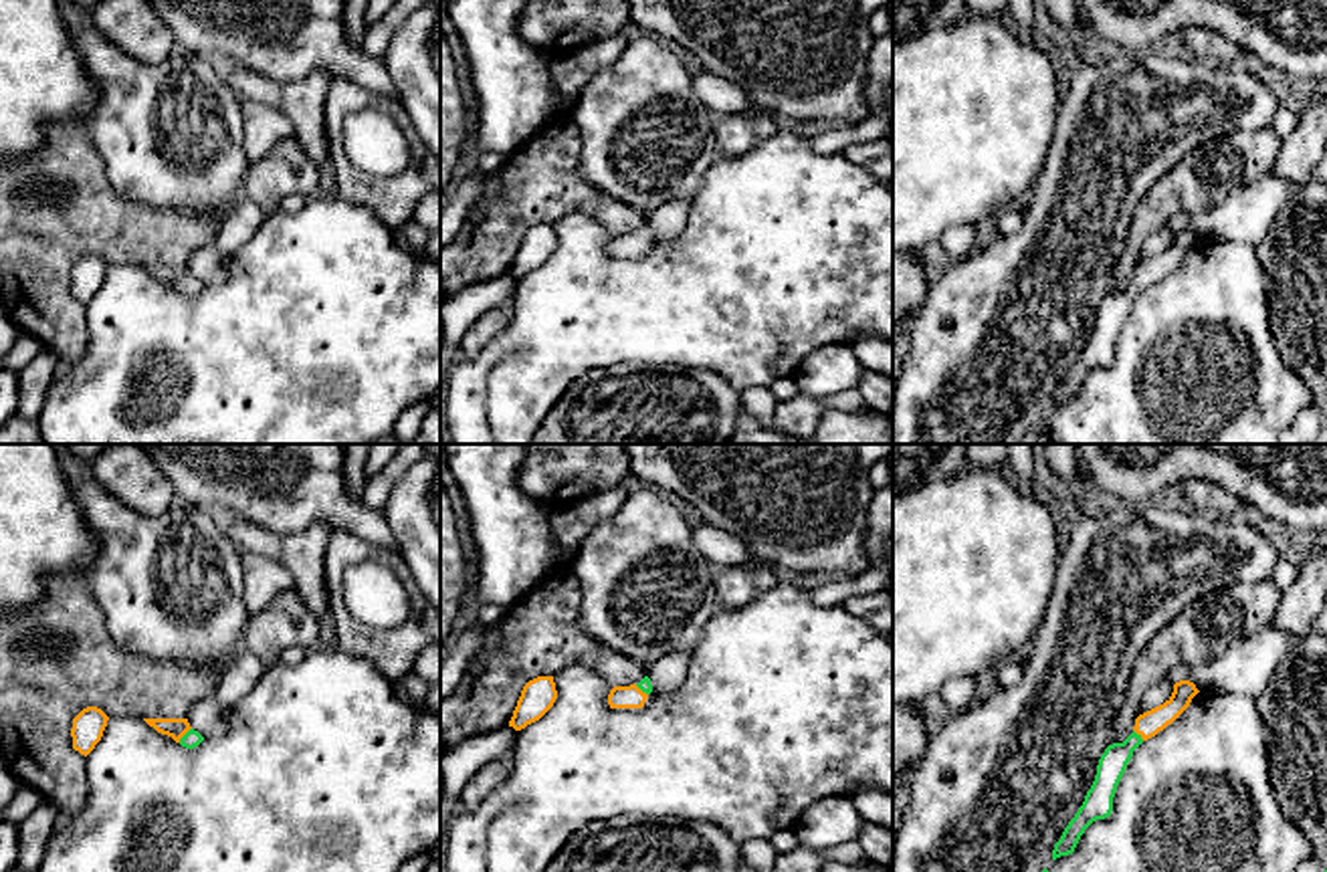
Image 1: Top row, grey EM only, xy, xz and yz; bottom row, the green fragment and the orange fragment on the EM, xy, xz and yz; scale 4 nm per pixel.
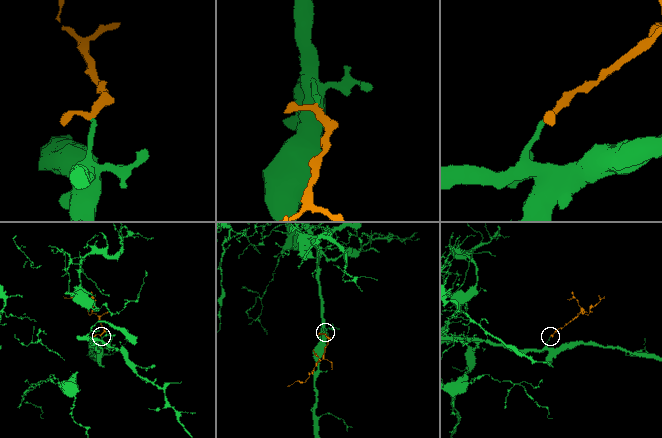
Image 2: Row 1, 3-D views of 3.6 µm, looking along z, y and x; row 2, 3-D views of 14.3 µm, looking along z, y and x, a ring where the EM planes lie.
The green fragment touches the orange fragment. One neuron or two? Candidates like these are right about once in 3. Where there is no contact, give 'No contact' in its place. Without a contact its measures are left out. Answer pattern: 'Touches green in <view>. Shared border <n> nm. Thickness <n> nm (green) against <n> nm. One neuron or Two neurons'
Touches green in xy. Shared border 80 nm. Thickness 70 nm (green) against 80 nm. One neuron

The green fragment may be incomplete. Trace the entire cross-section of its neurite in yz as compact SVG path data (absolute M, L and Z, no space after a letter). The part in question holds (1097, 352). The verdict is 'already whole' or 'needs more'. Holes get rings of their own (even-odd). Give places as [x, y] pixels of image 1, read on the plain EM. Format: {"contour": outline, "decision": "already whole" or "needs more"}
{"contour": "M1190 228L1176 230L1171 244L1163 252L1135 266L1133 281L1123 291L1113 291L1105 297L1097 313L1095 329L1087 339L1083 353L1064 375L1060 388L1054 392L1052 408L1073 402L1085 377L1093 369L1111 363L1117 333L1133 305L1133 299L1143 289L1155 285L1159 279L1171 272L1190 254L1198 240L1200 238Z", "decision": "needs more"}

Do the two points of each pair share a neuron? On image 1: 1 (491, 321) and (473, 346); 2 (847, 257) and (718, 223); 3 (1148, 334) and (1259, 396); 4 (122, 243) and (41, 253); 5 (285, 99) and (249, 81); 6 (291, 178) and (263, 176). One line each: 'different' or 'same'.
1: same
2: same
3: same
4: same
5: same
6: same

